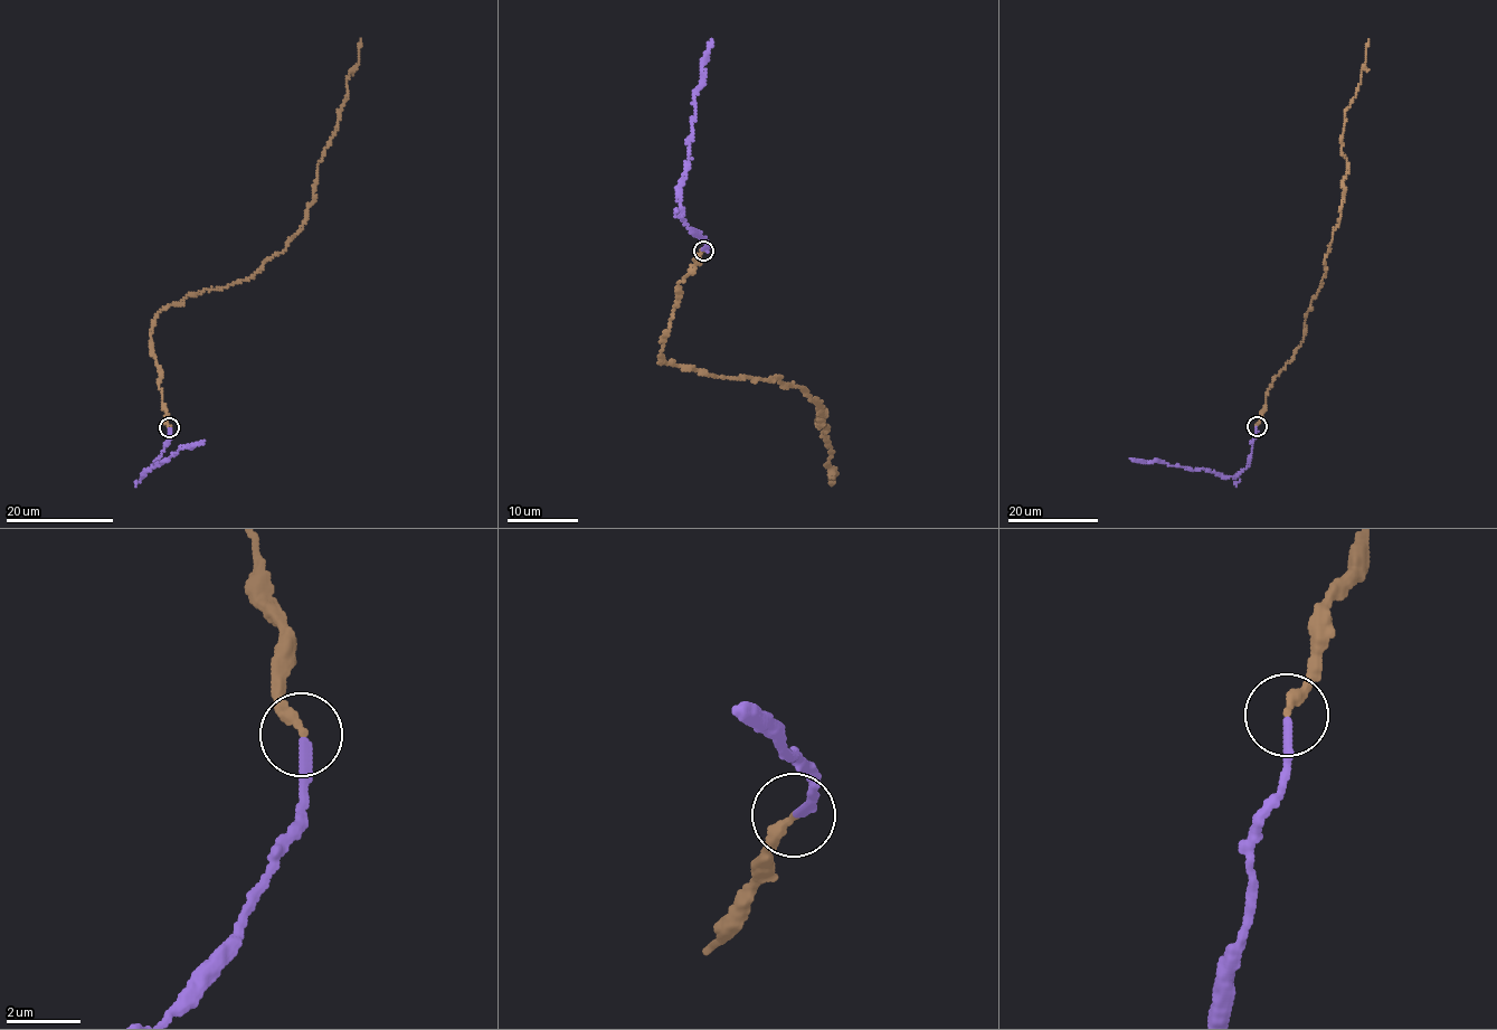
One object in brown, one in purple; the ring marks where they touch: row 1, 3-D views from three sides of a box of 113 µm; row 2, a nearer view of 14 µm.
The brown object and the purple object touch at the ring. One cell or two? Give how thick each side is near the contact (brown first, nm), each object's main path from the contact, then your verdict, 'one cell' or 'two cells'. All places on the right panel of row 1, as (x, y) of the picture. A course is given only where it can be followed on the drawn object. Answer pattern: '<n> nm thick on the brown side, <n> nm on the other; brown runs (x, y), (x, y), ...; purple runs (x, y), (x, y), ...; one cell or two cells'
280 nm thick on the brown side, 240 nm on the other; brown runs (1256, 426), (1267, 389), (1292, 359), (1323, 285), (1347, 173), (1342, 152), (1345, 110), (1356, 93), (1370, 38); purple runs (1256, 426), (1248, 465), (1234, 476), (1129, 459); one cell

